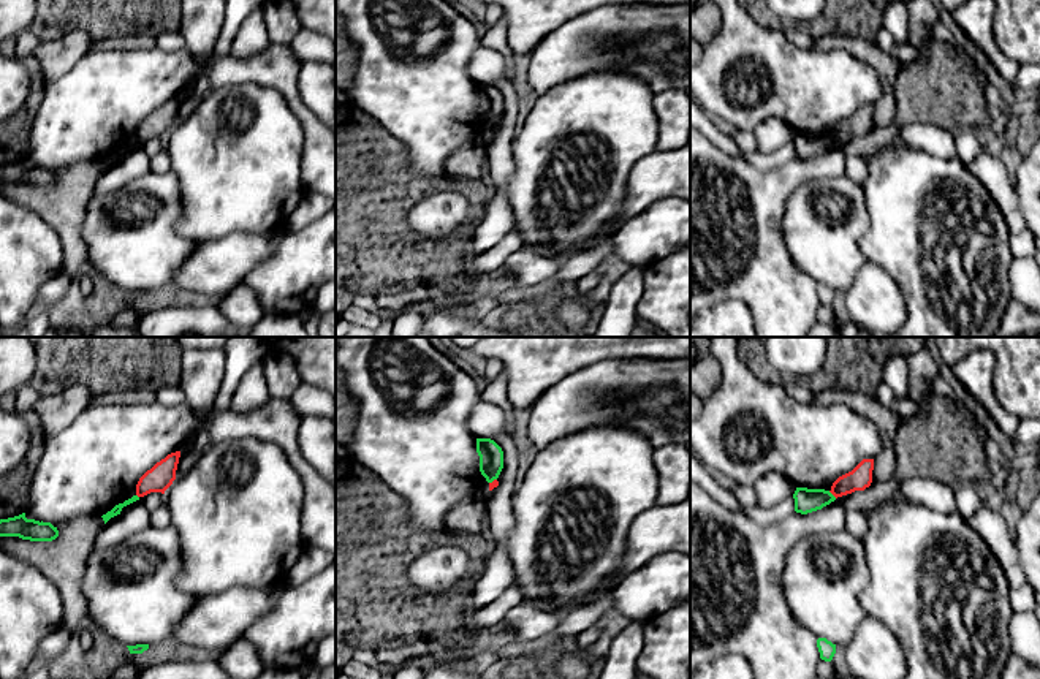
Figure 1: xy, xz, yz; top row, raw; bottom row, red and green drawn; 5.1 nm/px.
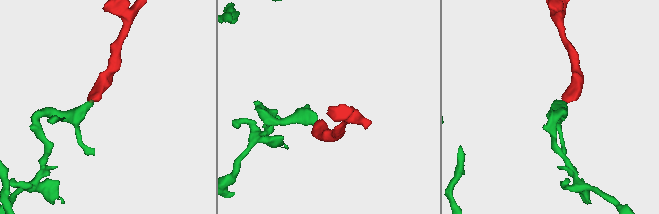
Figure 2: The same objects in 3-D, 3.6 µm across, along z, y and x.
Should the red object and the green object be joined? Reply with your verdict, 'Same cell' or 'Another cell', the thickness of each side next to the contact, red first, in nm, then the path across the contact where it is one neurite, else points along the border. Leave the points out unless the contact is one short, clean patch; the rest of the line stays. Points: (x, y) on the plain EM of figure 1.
Another cell. Thickness 120 nm (red) against 130 nm. Boundary: yz (828, 136), (836, 143)

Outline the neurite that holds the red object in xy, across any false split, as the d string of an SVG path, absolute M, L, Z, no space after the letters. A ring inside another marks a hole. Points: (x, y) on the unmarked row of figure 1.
M180 97L168 100L165 104L157 108L147 116L136 130L136 141L144 142L150 138L161 138L173 130L176 125L176 116L179 109Z

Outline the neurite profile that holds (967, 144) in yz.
M962 128L958 133L955 133L955 136L955 147L964 166L970 165L981 152L985 152L985 147L978 139L977 130Z

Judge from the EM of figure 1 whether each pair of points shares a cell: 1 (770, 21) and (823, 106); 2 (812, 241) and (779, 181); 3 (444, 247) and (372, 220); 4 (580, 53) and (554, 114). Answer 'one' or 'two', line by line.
1: two
2: two
3: one
4: two

